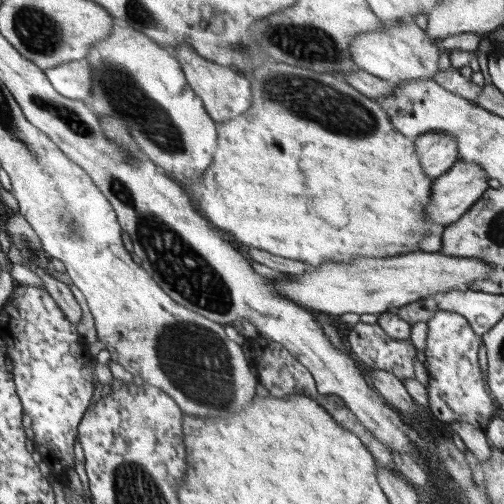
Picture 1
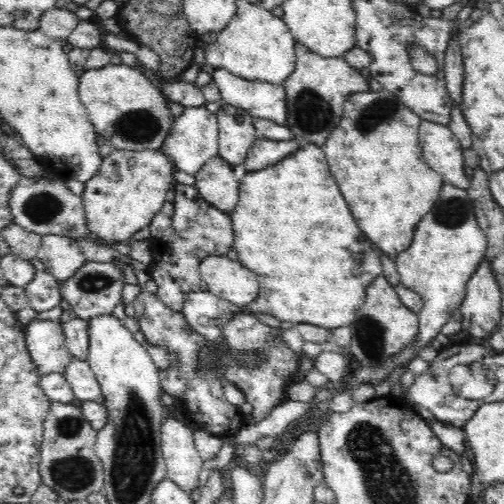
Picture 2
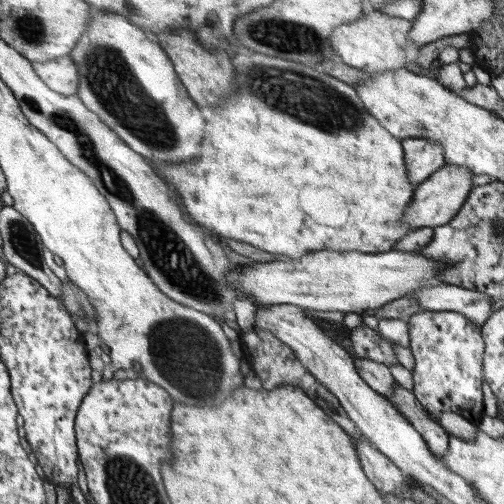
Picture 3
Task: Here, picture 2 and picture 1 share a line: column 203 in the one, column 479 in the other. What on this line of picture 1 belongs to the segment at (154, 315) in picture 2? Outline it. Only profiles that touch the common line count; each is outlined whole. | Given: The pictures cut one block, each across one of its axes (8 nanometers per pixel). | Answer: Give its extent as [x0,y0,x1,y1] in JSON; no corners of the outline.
[423,310,497,430]

